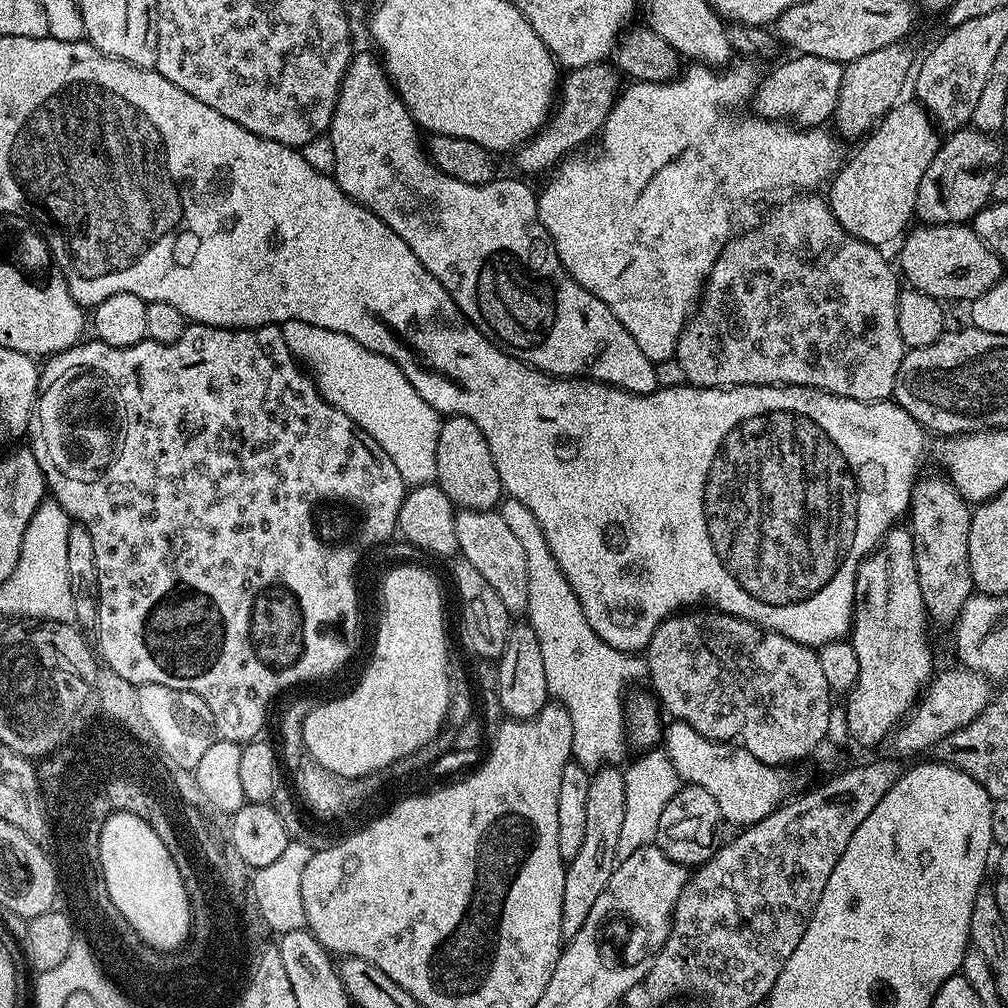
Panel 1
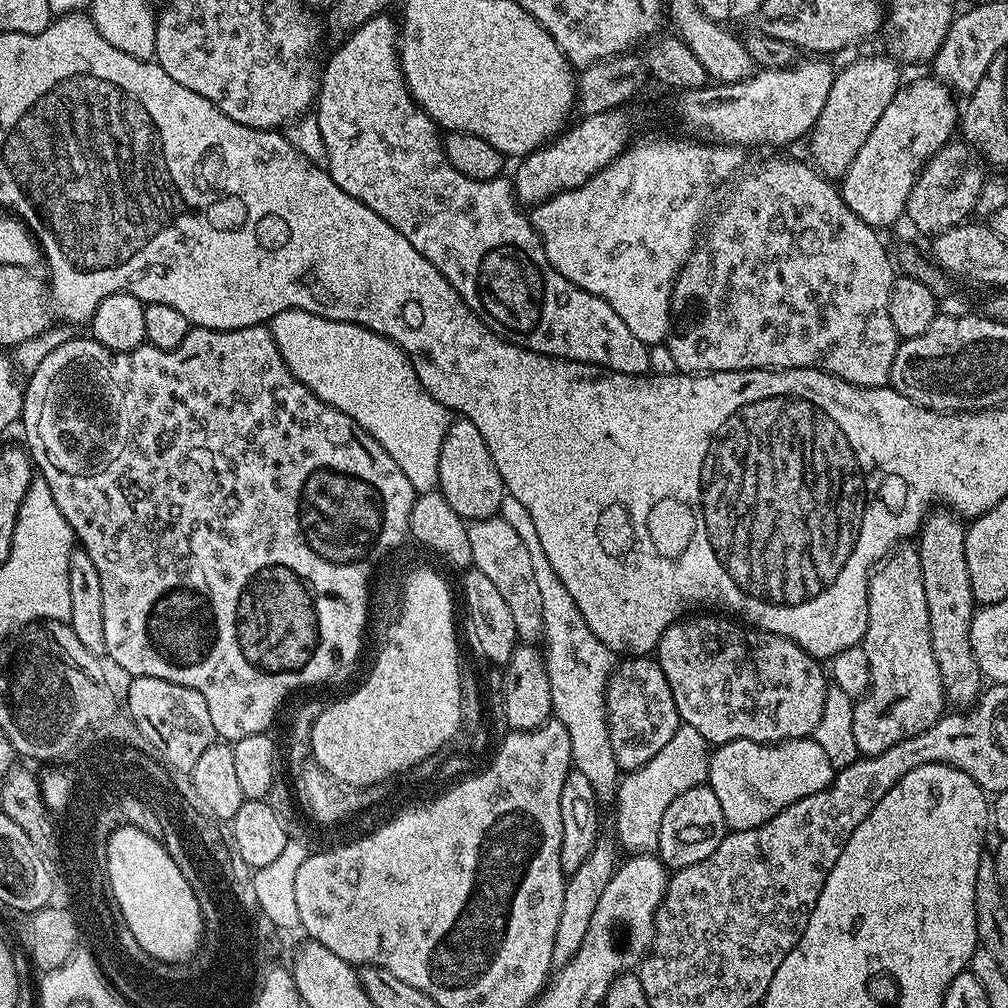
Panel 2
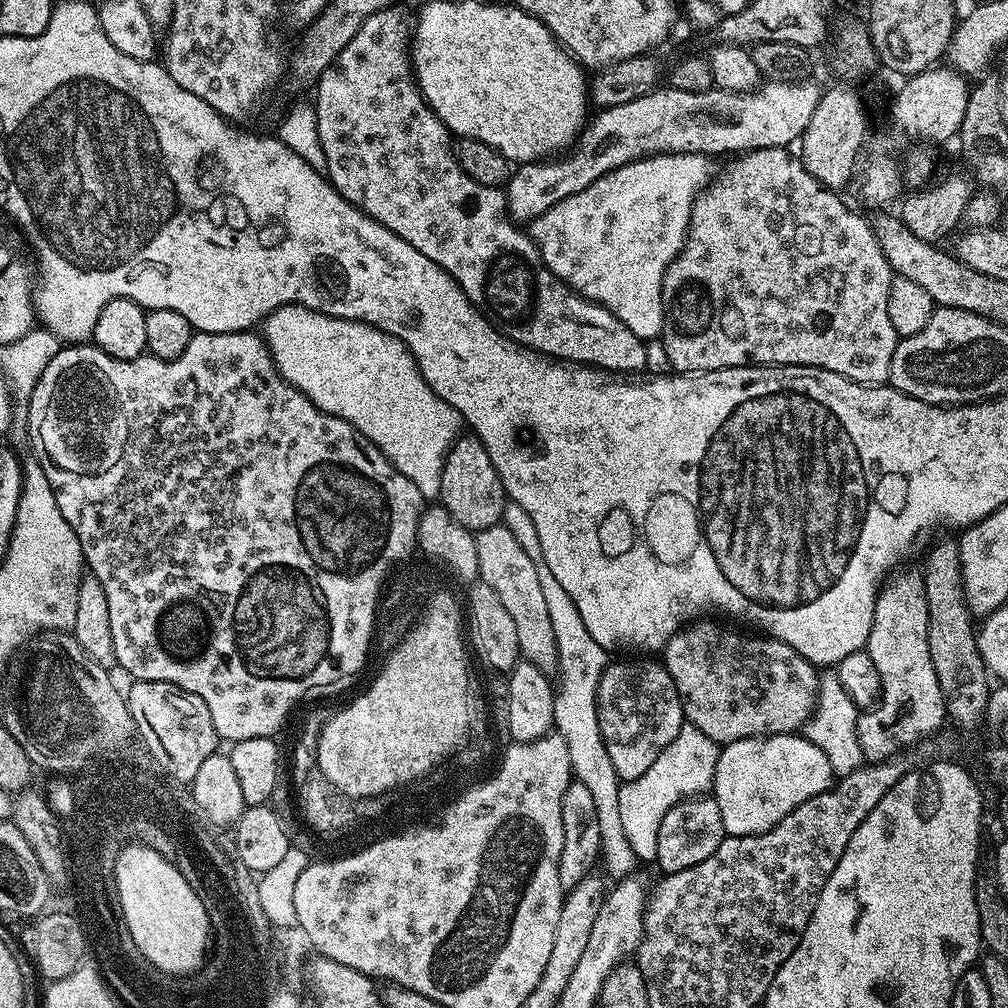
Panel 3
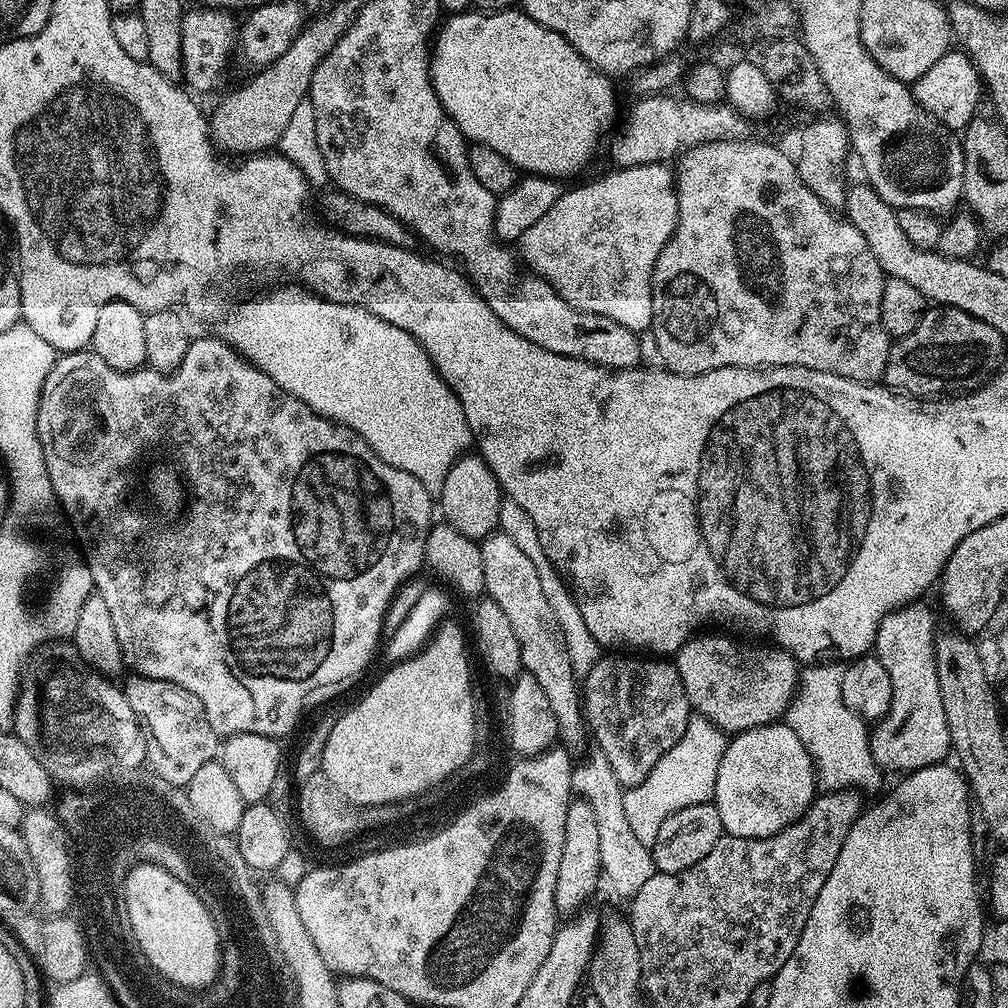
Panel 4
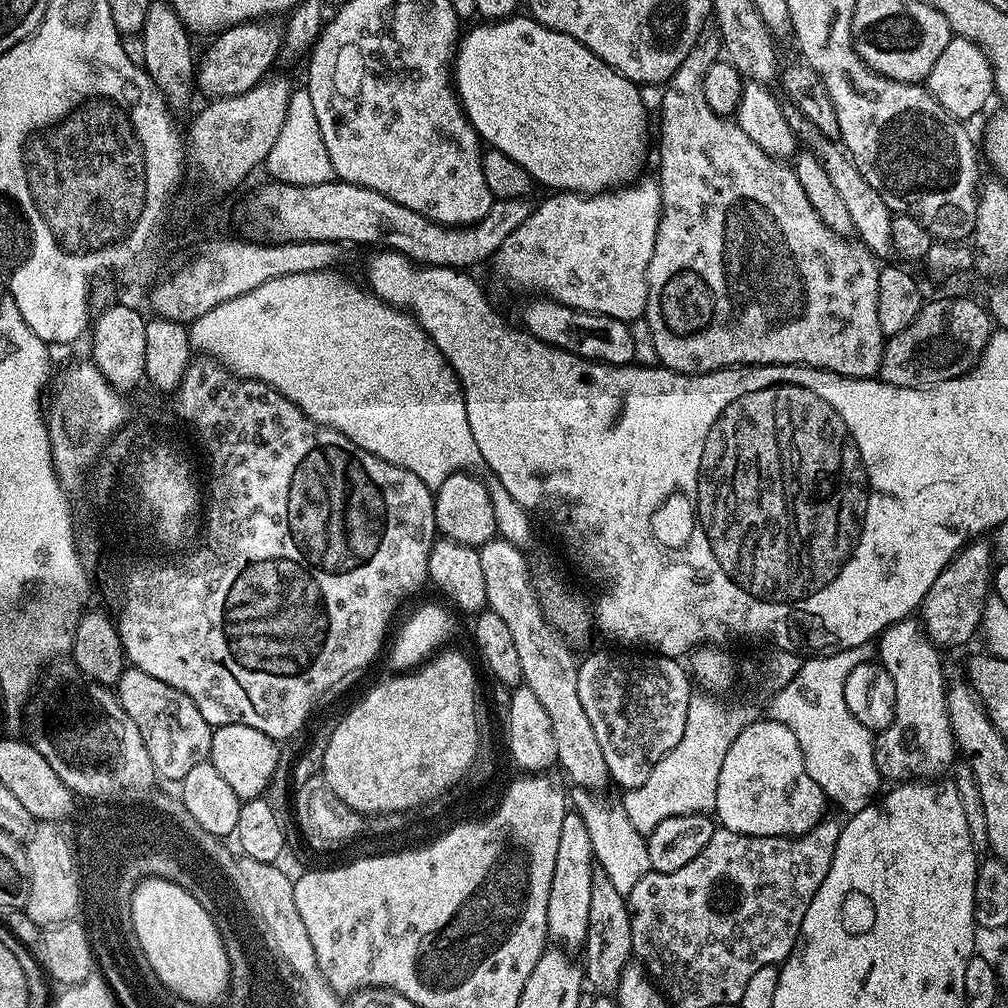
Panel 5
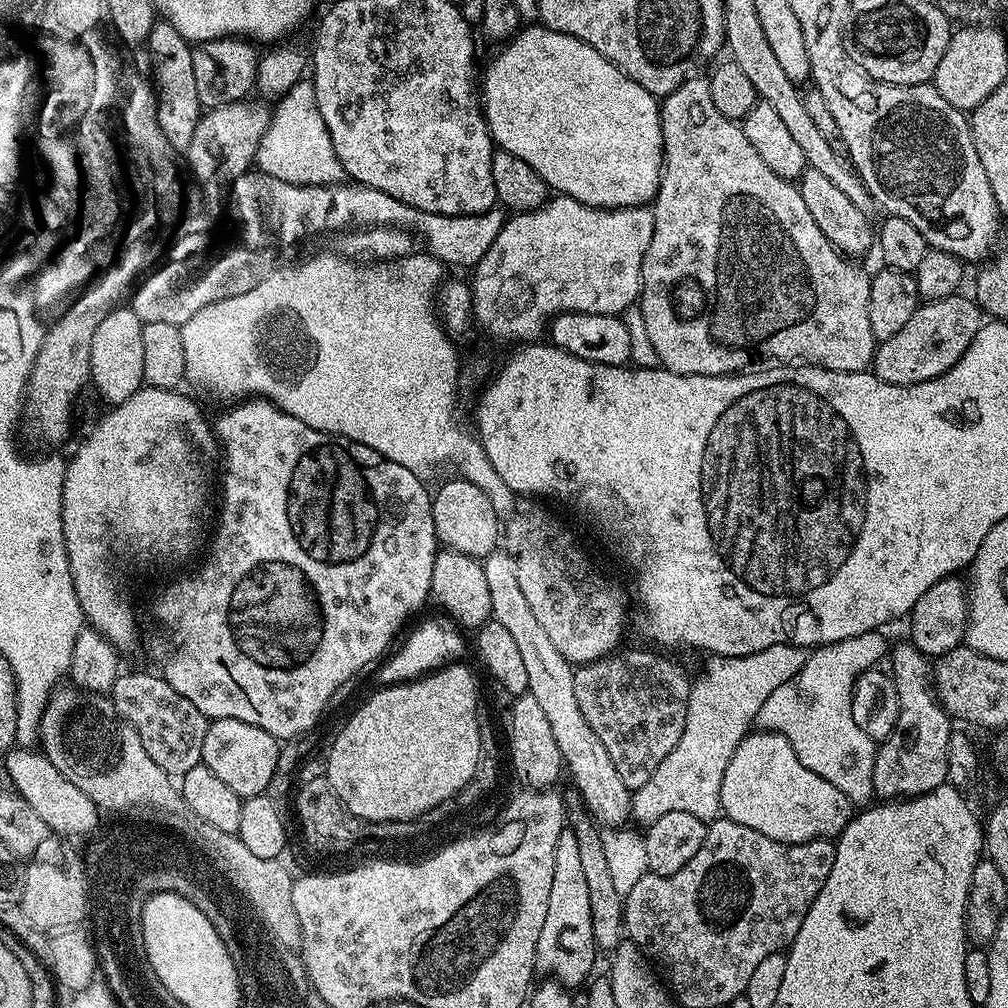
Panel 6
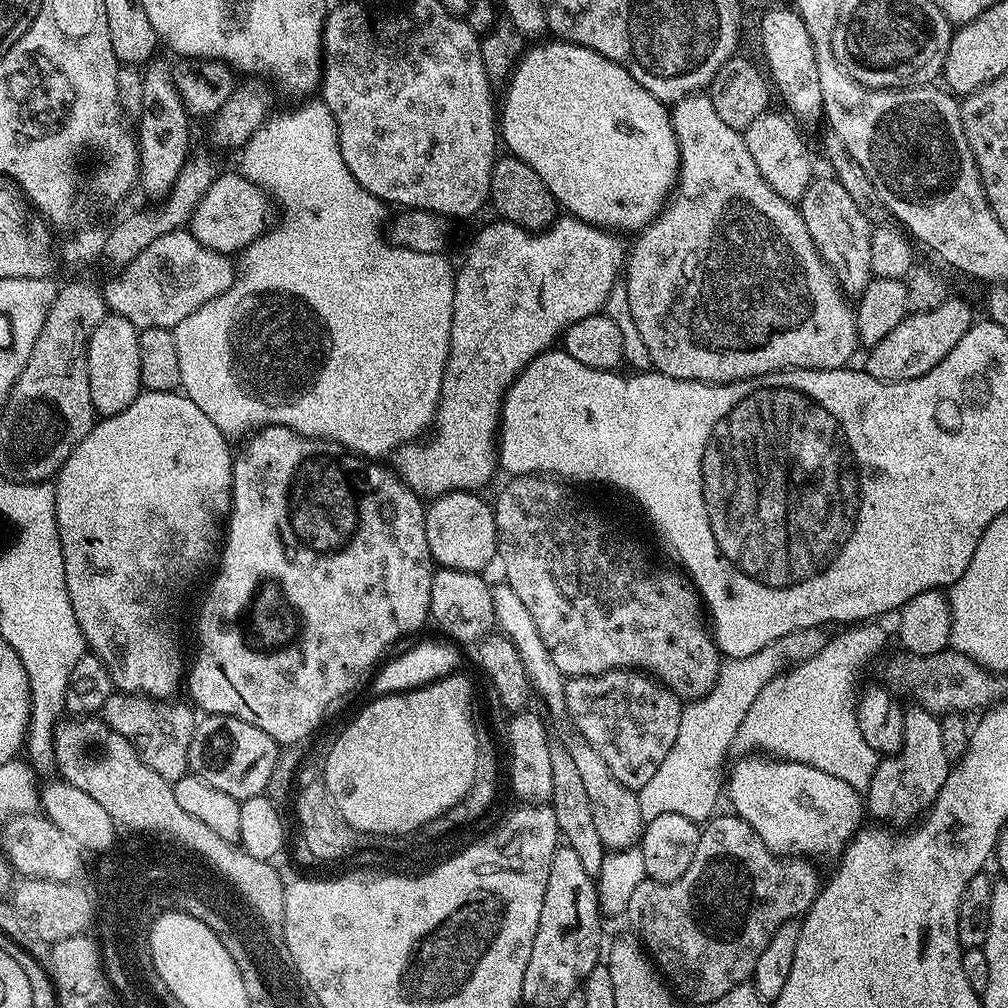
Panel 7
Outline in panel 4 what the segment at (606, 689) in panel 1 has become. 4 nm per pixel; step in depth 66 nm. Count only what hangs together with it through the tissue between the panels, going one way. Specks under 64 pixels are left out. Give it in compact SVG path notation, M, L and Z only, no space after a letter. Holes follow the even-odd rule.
M505 499L500 506L498 528L525 552L526 558L530 558L530 562L534 562L534 570L538 570L538 579L542 582L542 591L546 594L546 602L550 602L550 610L554 610L554 618L558 618L562 638L566 638L566 650L570 654L572 669L577 674L587 674L594 666L594 662L600 659L602 646L594 638L594 634L590 634L590 630L586 630L582 610L578 610L578 602L573 598L564 577L556 571L550 558L546 558L546 550L542 550L538 530L534 527L534 518L530 518L530 514L526 514L526 510L522 510L522 506L518 506L518 502ZM599 754L588 756L572 769L572 790L579 799L590 802L594 810L594 819L598 826L598 858L600 871L606 884L609 884L620 896L631 898L642 888L643 883L656 873L652 861L652 850L642 846L634 830L630 830L626 810L622 810L625 789L621 788L610 762Z

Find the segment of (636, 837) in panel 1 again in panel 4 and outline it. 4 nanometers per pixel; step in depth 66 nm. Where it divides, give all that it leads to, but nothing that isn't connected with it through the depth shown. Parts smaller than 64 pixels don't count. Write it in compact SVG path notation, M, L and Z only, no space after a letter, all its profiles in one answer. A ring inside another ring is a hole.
M689 715L686 734L682 734L676 745L664 753L637 788L625 791L622 810L626 810L630 830L634 830L642 846L652 847L654 838L658 838L658 826L662 826L670 814L686 810L686 806L709 803L715 797L718 766L728 742L725 732L715 728L704 716Z

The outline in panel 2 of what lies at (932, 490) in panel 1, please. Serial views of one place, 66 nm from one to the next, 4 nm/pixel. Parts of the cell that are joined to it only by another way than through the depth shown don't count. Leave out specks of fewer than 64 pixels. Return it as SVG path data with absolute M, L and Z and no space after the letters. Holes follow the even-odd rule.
M932 510L918 533L922 586L926 590L926 610L930 610L930 646L934 646L934 662L938 662L947 703L957 704L960 710L971 709L982 695L982 673L970 646L974 601L966 570L965 531L965 521L957 513Z

